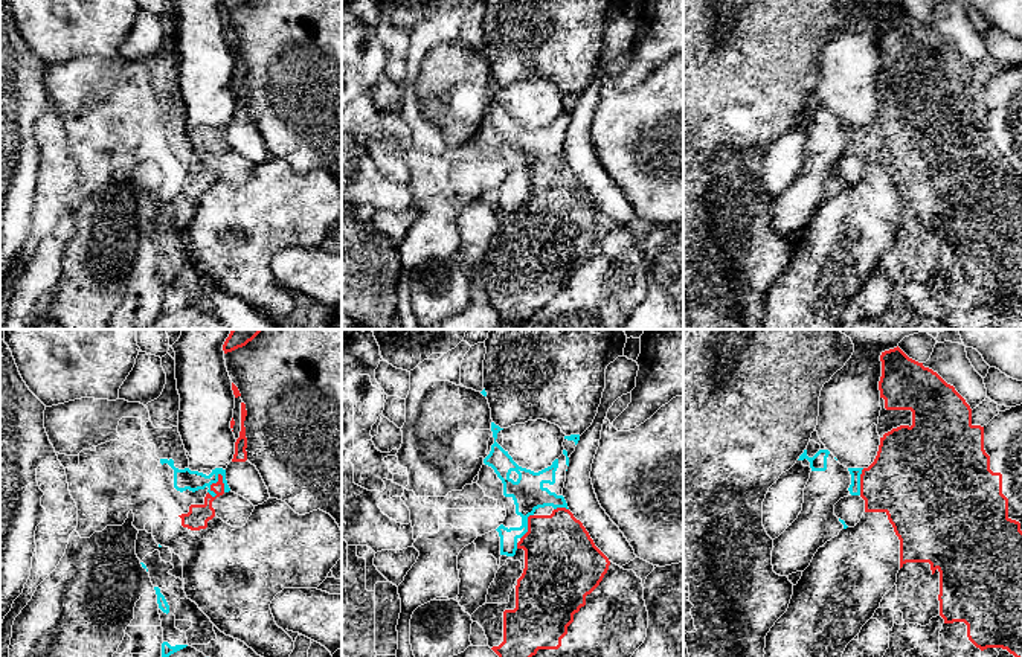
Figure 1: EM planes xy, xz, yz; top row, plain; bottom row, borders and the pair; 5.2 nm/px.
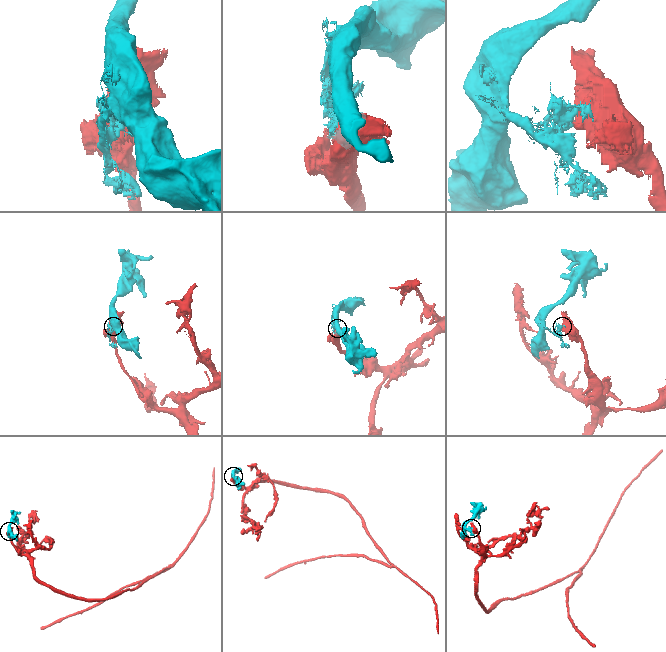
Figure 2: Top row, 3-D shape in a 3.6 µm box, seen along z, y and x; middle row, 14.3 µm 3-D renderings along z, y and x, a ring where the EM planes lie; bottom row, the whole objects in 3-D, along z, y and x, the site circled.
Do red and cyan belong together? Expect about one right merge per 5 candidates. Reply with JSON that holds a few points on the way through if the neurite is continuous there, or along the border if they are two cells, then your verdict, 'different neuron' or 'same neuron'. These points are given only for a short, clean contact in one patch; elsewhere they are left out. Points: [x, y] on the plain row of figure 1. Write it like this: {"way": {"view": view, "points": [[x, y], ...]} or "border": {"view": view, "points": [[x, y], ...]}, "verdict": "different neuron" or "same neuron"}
{"verdict": "different neuron"}

